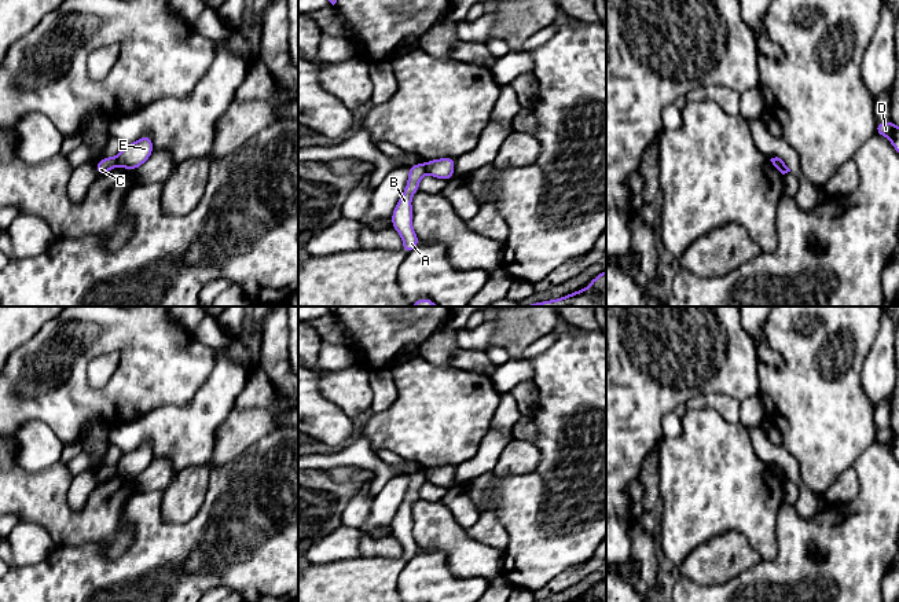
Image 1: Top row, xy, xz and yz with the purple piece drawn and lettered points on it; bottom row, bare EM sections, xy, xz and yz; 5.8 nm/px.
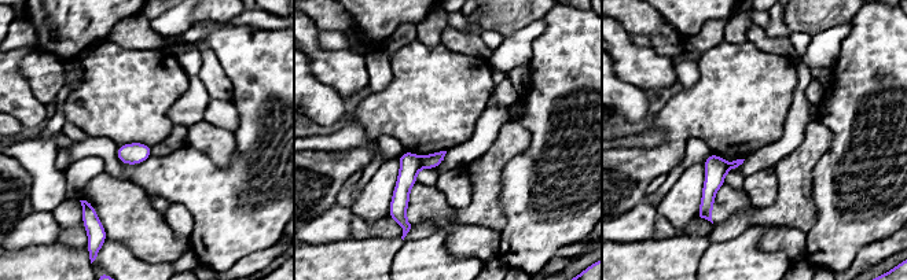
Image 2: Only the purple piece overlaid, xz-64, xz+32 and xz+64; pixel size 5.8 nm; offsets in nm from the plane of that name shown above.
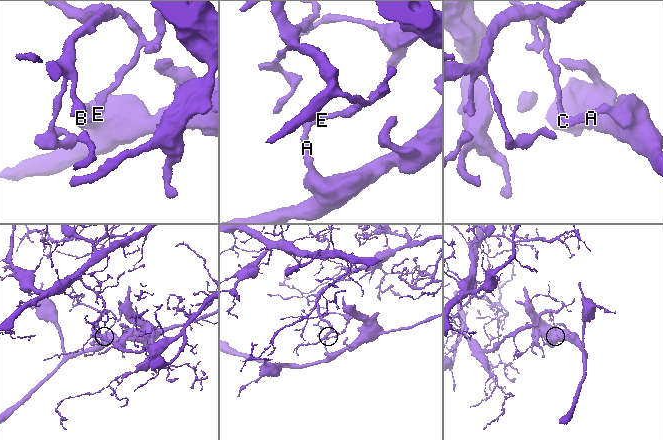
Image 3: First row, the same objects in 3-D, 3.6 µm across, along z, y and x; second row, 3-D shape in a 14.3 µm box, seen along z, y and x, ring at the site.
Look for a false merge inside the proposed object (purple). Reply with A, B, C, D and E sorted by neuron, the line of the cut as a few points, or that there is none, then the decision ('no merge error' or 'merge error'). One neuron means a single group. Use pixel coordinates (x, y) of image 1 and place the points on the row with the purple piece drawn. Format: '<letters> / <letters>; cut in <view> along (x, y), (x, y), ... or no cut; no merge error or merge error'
A B C D / E; cut in xz along (422, 164), (426, 172); merge error

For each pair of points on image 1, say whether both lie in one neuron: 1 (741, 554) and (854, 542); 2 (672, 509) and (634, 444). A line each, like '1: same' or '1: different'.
1: different
2: different

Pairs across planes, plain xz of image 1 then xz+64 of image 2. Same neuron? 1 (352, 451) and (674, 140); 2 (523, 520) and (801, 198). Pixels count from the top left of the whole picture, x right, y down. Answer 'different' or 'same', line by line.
1: different
2: different

